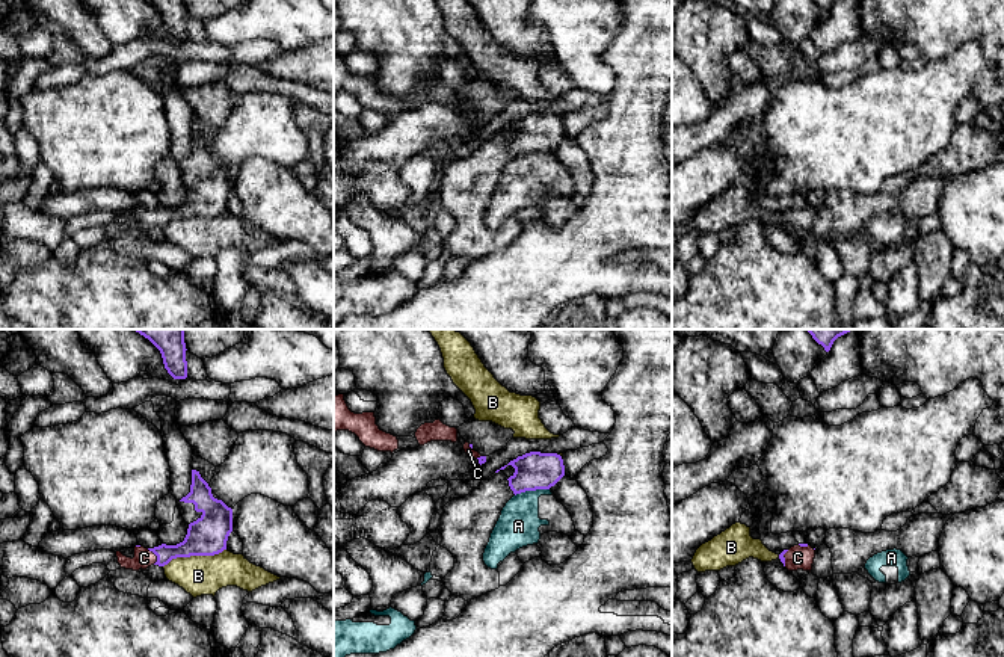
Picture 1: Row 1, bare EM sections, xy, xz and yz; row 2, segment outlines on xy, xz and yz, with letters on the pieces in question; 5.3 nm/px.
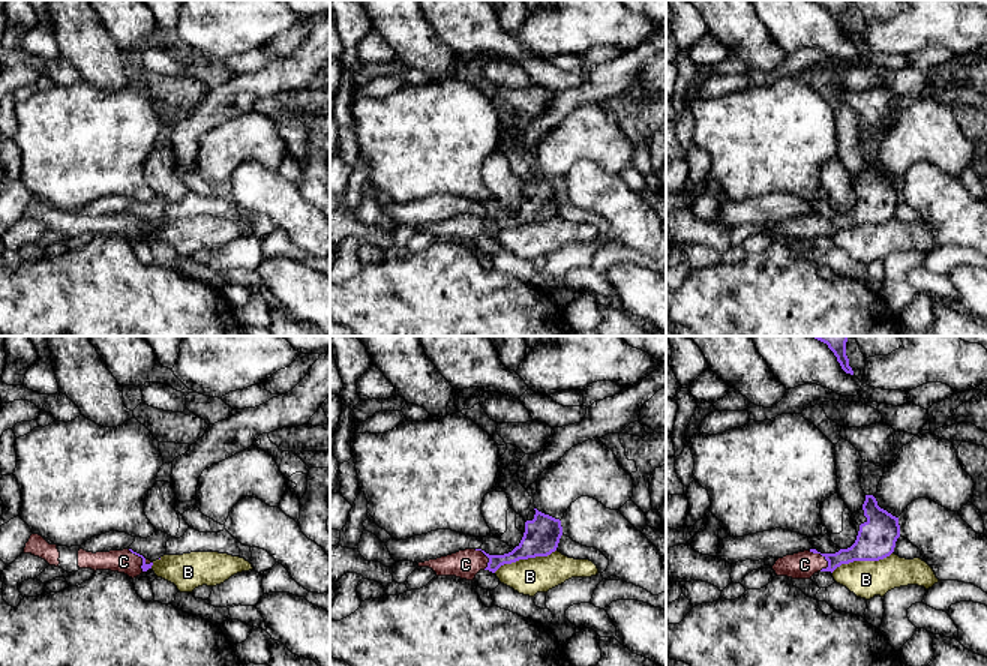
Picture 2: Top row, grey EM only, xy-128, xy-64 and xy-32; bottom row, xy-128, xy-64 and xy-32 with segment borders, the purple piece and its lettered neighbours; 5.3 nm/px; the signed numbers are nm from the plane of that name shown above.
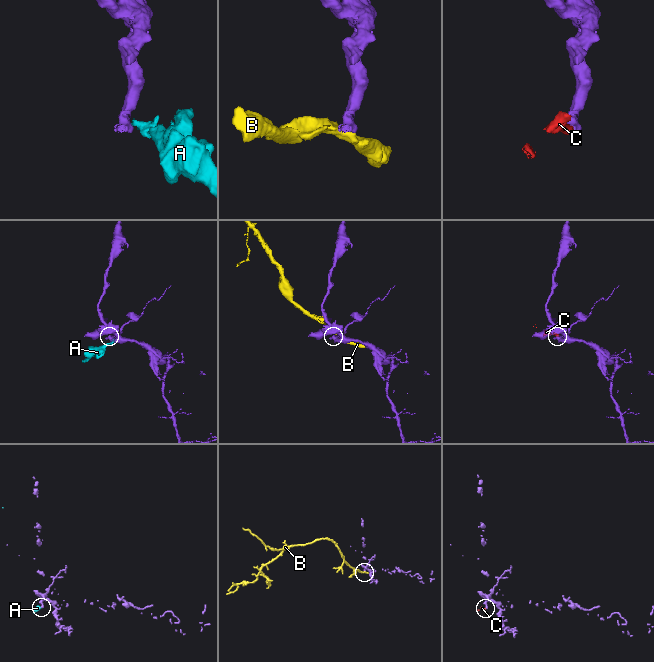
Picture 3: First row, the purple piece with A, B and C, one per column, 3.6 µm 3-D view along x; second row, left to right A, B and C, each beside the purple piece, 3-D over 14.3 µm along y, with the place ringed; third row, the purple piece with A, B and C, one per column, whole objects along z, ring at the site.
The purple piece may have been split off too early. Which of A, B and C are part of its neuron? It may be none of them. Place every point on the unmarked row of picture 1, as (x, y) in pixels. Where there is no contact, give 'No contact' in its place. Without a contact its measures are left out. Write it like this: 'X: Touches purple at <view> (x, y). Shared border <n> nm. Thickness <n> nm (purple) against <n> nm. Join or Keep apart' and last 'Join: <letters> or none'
A: Touches purple at xz (532, 151). Shared border 190 nm. Thickness 200 nm (purple) against 220 nm. Keep apart
B: Touches purple at xy (194, 216). Shared border 340 nm. Thickness 200 nm (purple) against 220 nm. Keep apart
C: Touches purple at xy (156, 216). Shared border 100 nm. Thickness 160 nm (purple) against 100 nm. Join
Join: C

